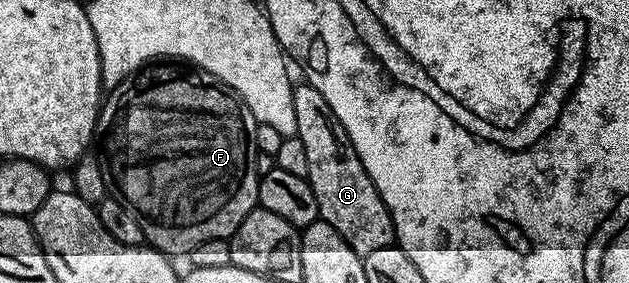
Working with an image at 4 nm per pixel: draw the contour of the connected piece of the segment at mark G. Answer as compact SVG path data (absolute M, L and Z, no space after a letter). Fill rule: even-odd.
M299 82L294 88L296 105L296 138L304 141L304 153L308 153L308 178L310 188L316 193L316 205L322 220L352 248L357 255L364 256L376 249L395 246L394 222L344 125L332 113L328 101L324 101L320 89L311 83Z

